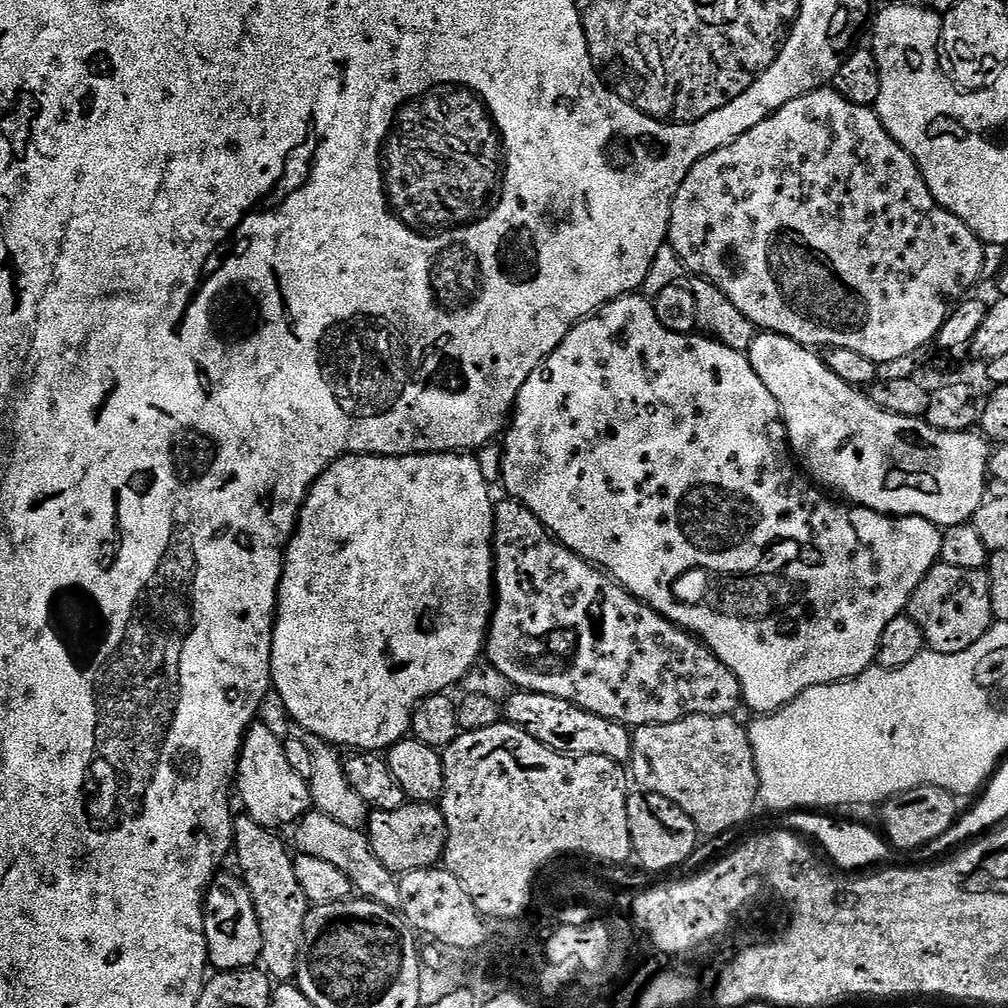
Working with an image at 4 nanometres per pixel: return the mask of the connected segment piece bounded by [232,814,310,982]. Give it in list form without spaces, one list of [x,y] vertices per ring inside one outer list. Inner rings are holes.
[[[246,814],[237,815],[233,819],[232,834],[234,856],[240,859],[239,875],[252,896],[256,917],[260,923],[260,960],[262,965],[264,964],[263,971],[273,981],[291,981],[296,975],[296,967],[300,961],[300,942],[304,939],[304,925],[308,922],[310,907],[306,894],[294,874],[293,857],[288,857],[288,852],[284,849],[283,842],[276,837],[279,835],[275,831],[263,828]]]

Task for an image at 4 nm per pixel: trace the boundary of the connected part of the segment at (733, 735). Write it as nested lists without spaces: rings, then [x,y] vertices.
[[[688,716],[685,720],[669,724],[646,724],[635,729],[637,745],[652,744],[652,761],[640,768],[639,787],[645,792],[657,792],[662,798],[670,798],[696,824],[697,833],[720,836],[740,824],[758,804],[760,779],[756,773],[754,750],[748,737],[748,729],[732,716]]]

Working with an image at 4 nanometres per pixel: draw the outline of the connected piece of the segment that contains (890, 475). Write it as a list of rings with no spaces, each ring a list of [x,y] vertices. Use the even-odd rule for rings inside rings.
[[[764,330],[754,338],[750,350],[746,353],[748,361],[754,366],[754,370],[758,374],[758,378],[762,378],[762,386],[766,386],[766,390],[770,390],[770,394],[774,394],[774,398],[780,407],[780,416],[783,418],[784,425],[788,431],[788,443],[793,453],[802,461],[802,464],[802,459],[804,459],[805,465],[803,464],[803,467],[810,473],[811,479],[825,489],[833,488],[833,490],[828,489],[833,493],[841,492],[845,496],[841,497],[853,505],[861,508],[869,508],[875,512],[882,512],[886,516],[895,516],[897,518],[902,516],[917,516],[923,520],[929,520],[930,523],[939,526],[941,529],[953,528],[959,524],[969,523],[975,517],[977,510],[980,509],[980,505],[986,499],[984,487],[990,484],[989,441],[975,431],[943,432],[934,426],[930,426],[927,419],[906,418],[898,414],[884,412],[878,405],[872,403],[861,389],[852,388],[846,382],[842,382],[842,378],[838,378],[838,374],[834,374],[834,370],[827,368],[823,359],[817,353],[815,356],[812,352],[815,351],[811,347],[799,344],[797,340],[791,340],[777,332]]]

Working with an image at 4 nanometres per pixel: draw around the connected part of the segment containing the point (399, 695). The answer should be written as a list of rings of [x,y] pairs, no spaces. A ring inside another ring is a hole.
[[[429,452],[429,453],[428,453],[428,455],[427,455],[427,456],[362,456],[362,455],[359,455],[359,454],[353,454],[353,455],[350,455],[350,456],[344,456],[344,457],[343,457],[343,458],[341,458],[341,459],[340,459],[340,460],[336,460],[336,461],[334,461],[334,463],[332,463],[332,465],[330,465],[330,467],[328,467],[328,468],[327,468],[327,469],[326,469],[326,471],[324,471],[324,472],[323,472],[323,473],[322,473],[322,475],[320,475],[320,478],[319,478],[319,480],[317,480],[317,481],[316,481],[316,483],[315,483],[315,484],[313,484],[313,485],[312,485],[312,490],[311,490],[311,492],[309,492],[309,493],[308,493],[308,499],[307,499],[307,500],[305,500],[305,502],[304,502],[304,506],[303,506],[303,508],[301,508],[301,510],[300,510],[300,518],[299,518],[299,520],[297,520],[297,522],[296,522],[296,530],[295,530],[295,532],[293,532],[293,533],[292,533],[292,541],[290,541],[290,543],[289,543],[289,544],[288,544],[288,550],[287,550],[287,552],[285,552],[285,554],[284,554],[284,573],[283,573],[283,574],[282,574],[282,578],[281,578],[281,579],[280,579],[280,594],[279,594],[279,597],[278,597],[278,599],[277,599],[277,601],[276,601],[276,623],[275,623],[275,625],[274,625],[274,627],[275,627],[275,628],[276,628],[276,629],[278,629],[278,631],[279,631],[279,632],[280,632],[280,680],[279,680],[279,681],[278,681],[278,683],[277,683],[277,684],[275,684],[275,685],[274,685],[274,692],[275,692],[275,695],[277,695],[277,694],[278,694],[278,695],[280,695],[280,700],[281,700],[281,702],[282,702],[282,703],[284,703],[284,708],[285,708],[285,710],[286,710],[286,711],[288,711],[288,712],[289,712],[289,714],[290,714],[290,715],[288,715],[288,716],[289,716],[289,717],[291,717],[291,719],[292,719],[292,720],[293,720],[293,721],[296,721],[296,722],[297,722],[297,723],[299,723],[299,724],[300,724],[300,725],[301,725],[301,726],[302,726],[302,727],[304,727],[304,728],[305,728],[305,730],[307,730],[307,731],[310,731],[310,732],[313,732],[313,733],[314,733],[314,734],[316,734],[316,735],[317,735],[317,736],[319,736],[319,738],[322,738],[322,739],[324,739],[324,740],[326,740],[326,741],[328,741],[328,742],[329,742],[329,744],[331,744],[331,745],[333,745],[333,746],[339,746],[339,747],[340,747],[340,748],[341,748],[341,746],[342,746],[342,747],[344,747],[344,748],[352,748],[352,749],[348,749],[348,750],[355,750],[355,751],[356,751],[356,752],[357,752],[357,753],[360,753],[360,754],[380,754],[380,753],[383,753],[383,752],[384,752],[384,751],[385,751],[385,750],[387,750],[387,749],[390,749],[390,748],[392,748],[392,747],[393,747],[393,746],[395,746],[395,745],[396,745],[396,744],[397,744],[397,742],[398,742],[398,741],[400,741],[400,740],[403,740],[403,739],[405,739],[405,737],[407,737],[407,736],[408,736],[408,735],[409,735],[409,732],[410,732],[410,729],[411,729],[411,726],[412,726],[412,713],[413,713],[413,711],[414,711],[414,709],[415,709],[415,707],[416,707],[416,705],[417,705],[417,704],[419,704],[419,703],[420,703],[420,701],[421,701],[421,700],[424,700],[424,699],[426,699],[426,698],[427,698],[427,696],[438,696],[438,695],[441,695],[441,694],[444,694],[444,693],[447,693],[447,692],[448,692],[448,691],[449,691],[449,690],[452,690],[452,689],[448,689],[448,688],[452,688],[452,687],[454,687],[454,686],[455,686],[455,684],[456,684],[456,683],[458,683],[458,682],[459,682],[459,680],[460,680],[460,679],[462,679],[462,678],[463,678],[463,676],[464,676],[464,675],[466,675],[466,674],[467,674],[467,672],[468,672],[468,671],[470,671],[470,670],[471,670],[471,668],[472,668],[472,667],[474,667],[474,666],[475,666],[475,664],[476,664],[476,659],[478,659],[478,658],[479,658],[479,656],[480,656],[480,659],[481,659],[481,656],[482,656],[482,653],[483,653],[483,652],[484,652],[484,651],[485,651],[485,648],[486,648],[486,641],[487,641],[487,639],[488,639],[488,626],[489,626],[489,623],[490,623],[490,621],[491,621],[491,619],[492,619],[492,609],[493,609],[493,607],[494,607],[494,565],[493,565],[493,562],[492,562],[492,538],[493,538],[493,535],[494,535],[494,533],[495,533],[495,530],[496,530],[496,514],[495,514],[495,511],[494,511],[494,499],[493,499],[493,500],[492,500],[492,496],[491,496],[491,494],[490,494],[490,493],[488,493],[488,480],[487,480],[487,478],[486,478],[486,477],[484,477],[484,468],[483,468],[483,466],[482,466],[482,465],[480,465],[480,464],[479,464],[479,462],[478,462],[478,461],[476,461],[476,460],[475,460],[475,459],[476,459],[476,458],[477,458],[477,457],[476,457],[476,456],[475,456],[475,455],[472,455],[472,454],[465,454],[465,453],[462,453],[462,452]]]

